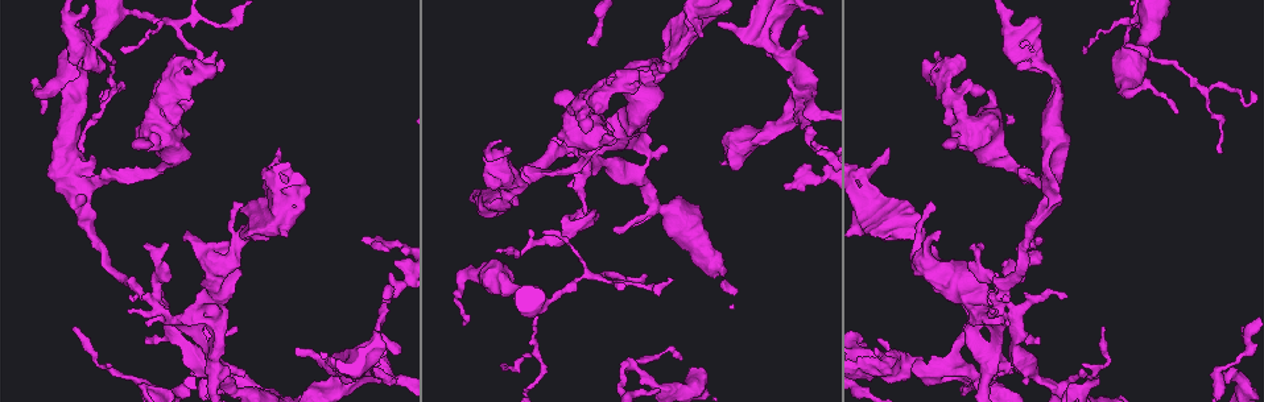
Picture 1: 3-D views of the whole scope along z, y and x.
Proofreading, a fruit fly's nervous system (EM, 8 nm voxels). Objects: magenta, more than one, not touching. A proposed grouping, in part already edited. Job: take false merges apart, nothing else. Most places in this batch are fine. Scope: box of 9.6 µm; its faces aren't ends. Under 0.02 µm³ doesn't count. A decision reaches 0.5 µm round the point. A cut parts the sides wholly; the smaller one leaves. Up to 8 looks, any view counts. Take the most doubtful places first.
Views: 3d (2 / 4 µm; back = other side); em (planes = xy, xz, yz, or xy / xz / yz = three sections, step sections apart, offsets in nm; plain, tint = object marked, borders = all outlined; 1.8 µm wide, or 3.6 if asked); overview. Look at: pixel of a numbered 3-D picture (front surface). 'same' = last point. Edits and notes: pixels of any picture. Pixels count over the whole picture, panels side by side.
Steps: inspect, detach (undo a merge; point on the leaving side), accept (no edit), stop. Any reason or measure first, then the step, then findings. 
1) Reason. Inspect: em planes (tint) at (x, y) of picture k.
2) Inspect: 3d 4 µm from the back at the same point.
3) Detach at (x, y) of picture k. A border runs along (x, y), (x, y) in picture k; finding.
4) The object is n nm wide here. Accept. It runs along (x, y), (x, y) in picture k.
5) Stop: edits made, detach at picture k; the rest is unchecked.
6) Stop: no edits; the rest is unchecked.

Four arms meet. Inspect: 3d 2 µm at (380, 362) of picture 1.

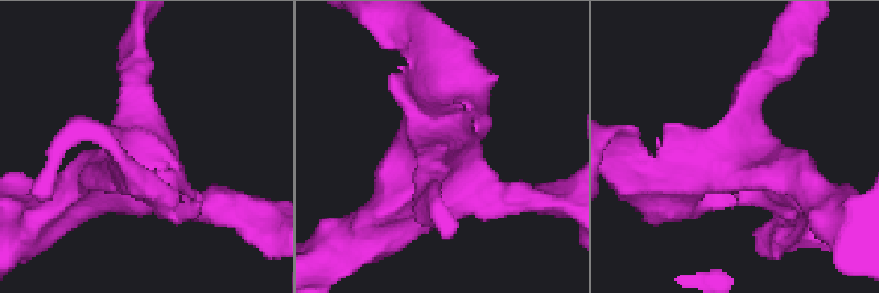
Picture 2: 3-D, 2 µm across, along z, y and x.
Now the EM. Inspect: em planes (plain) at (741, 139) of picture 2.

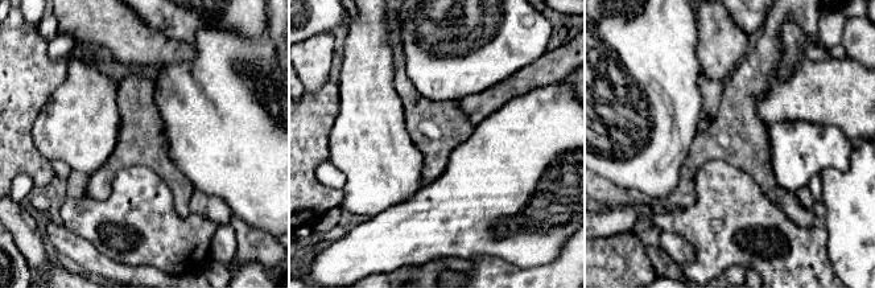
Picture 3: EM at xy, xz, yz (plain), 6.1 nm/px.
Inspect: em planes (borders) at the same point.

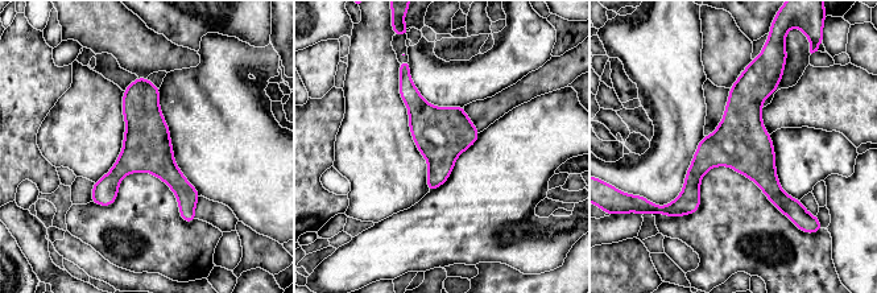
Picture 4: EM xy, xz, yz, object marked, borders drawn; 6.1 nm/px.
The object is 300 nm wide here. Accept. It runs along (752, 70), (743, 123), (695, 172), (690, 210) in picture 4; all the same neuron.

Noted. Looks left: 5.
Closes a loop. Inspect: em xy step 16 (tint) at (868, 203) of picture 1.

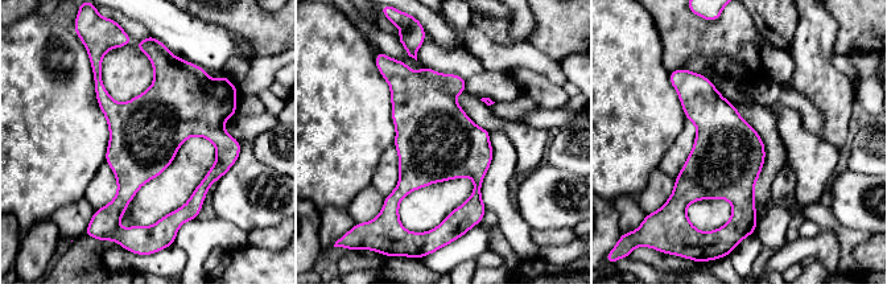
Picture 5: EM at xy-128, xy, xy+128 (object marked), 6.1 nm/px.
Inspect: em planes (borders) at the same point.

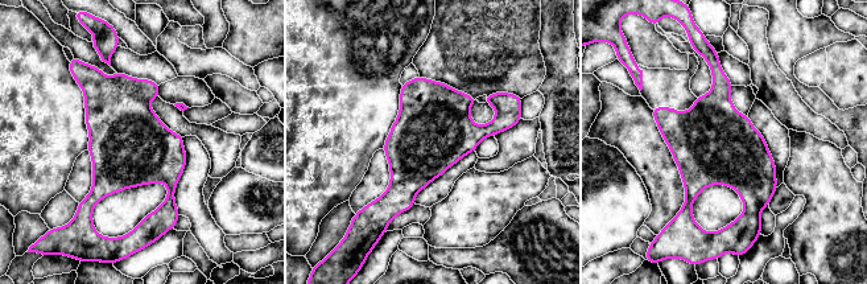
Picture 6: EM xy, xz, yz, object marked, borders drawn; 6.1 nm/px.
Accept. All the same neuron.

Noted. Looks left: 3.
Sudden change in width. Inspect: em planes (tint) at (620, 394) of picture 1.

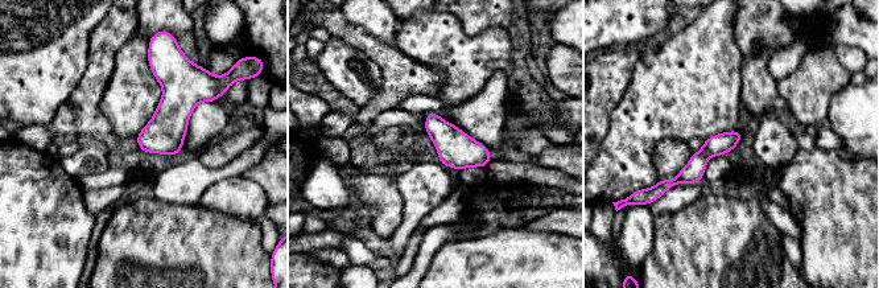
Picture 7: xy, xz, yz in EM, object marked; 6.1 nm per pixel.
Accept. It runs along (738, 136), (664, 182) in picture 7; continuous, no second neuron.

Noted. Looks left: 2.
Stop: no edits; the rest is unchecked.

